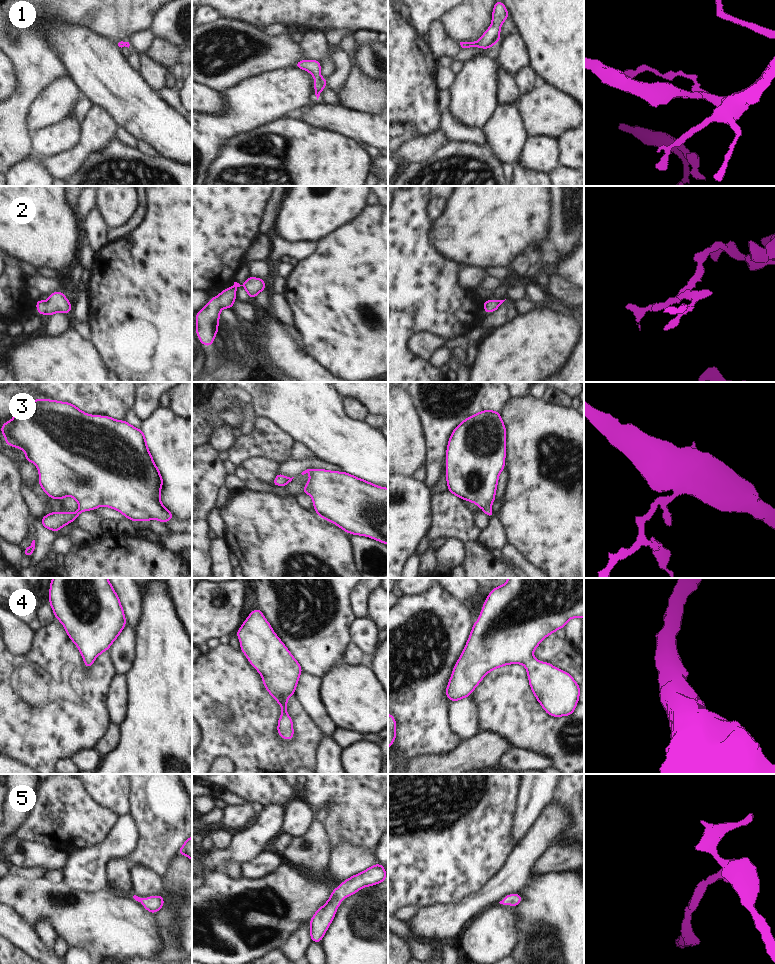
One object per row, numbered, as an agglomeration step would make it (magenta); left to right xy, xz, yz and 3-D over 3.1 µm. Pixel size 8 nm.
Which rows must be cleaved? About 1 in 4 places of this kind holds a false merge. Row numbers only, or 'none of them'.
none of them

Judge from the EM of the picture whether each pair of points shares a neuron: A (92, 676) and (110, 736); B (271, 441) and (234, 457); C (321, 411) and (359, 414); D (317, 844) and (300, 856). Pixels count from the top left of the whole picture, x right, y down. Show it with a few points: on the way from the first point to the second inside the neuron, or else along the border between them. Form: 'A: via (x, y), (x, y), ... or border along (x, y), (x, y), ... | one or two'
A: border along (110, 723), (105, 734), (94, 747) | two
B: via (262, 441), (243, 449) | one
C: border along (344, 398), (346, 413), (355, 419), (363, 420) | two
D: via (313, 848), (308, 853), (304, 853) | one

